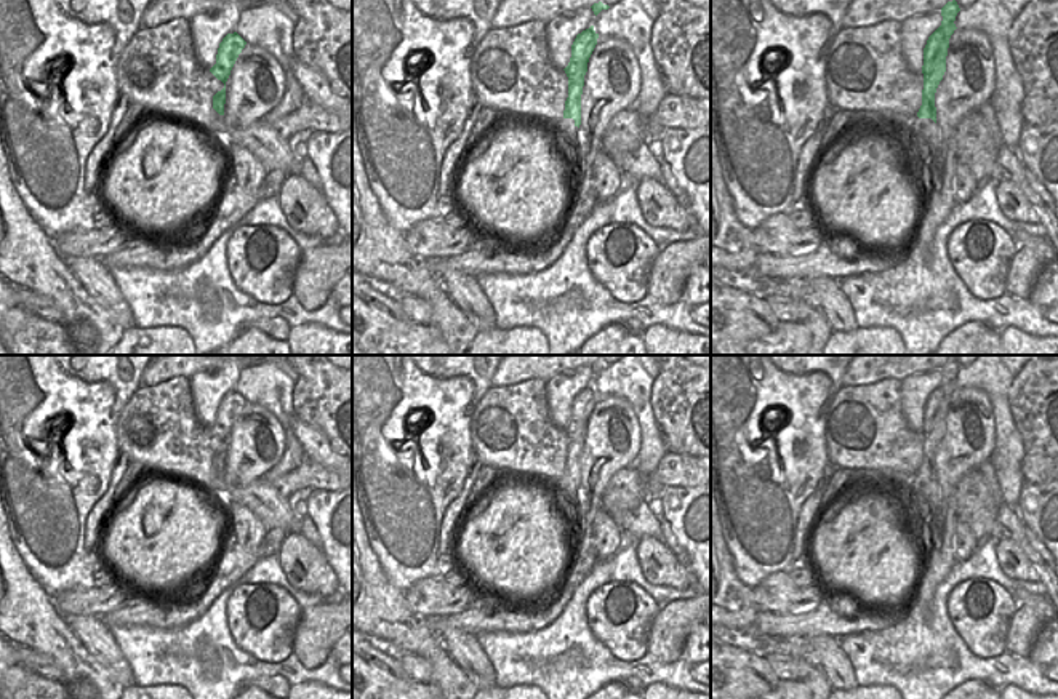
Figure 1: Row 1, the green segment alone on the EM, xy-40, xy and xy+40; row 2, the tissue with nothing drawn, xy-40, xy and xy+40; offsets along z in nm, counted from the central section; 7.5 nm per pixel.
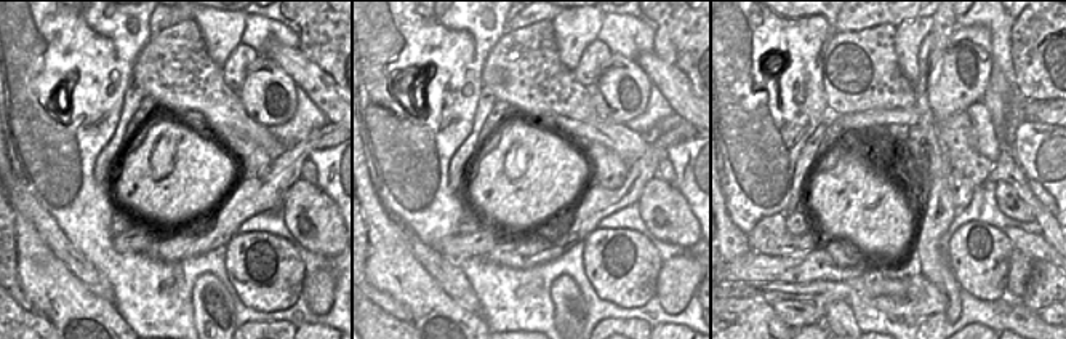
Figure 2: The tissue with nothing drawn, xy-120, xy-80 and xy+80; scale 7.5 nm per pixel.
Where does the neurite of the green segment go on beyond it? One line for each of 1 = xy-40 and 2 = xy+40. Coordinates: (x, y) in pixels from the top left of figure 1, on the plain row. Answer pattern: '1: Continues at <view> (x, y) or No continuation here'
1: No continuation here
2: No continuation here

